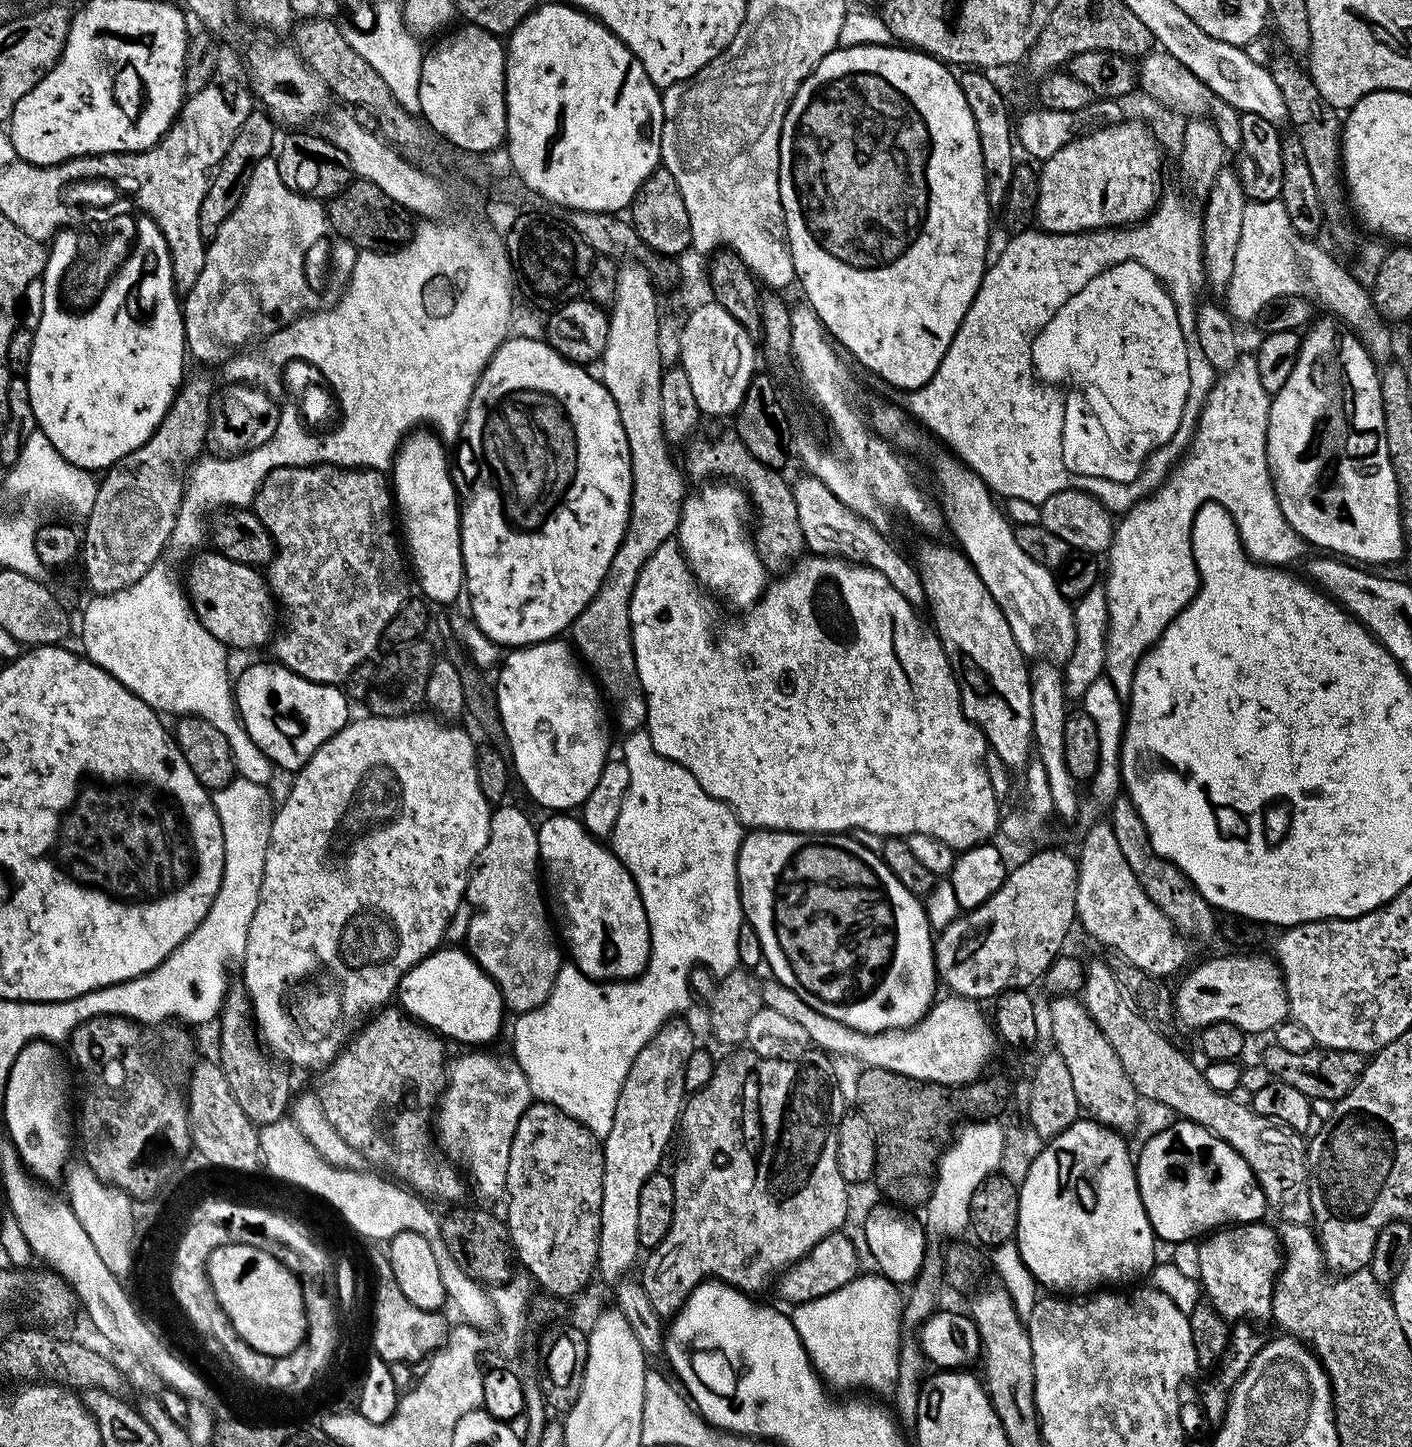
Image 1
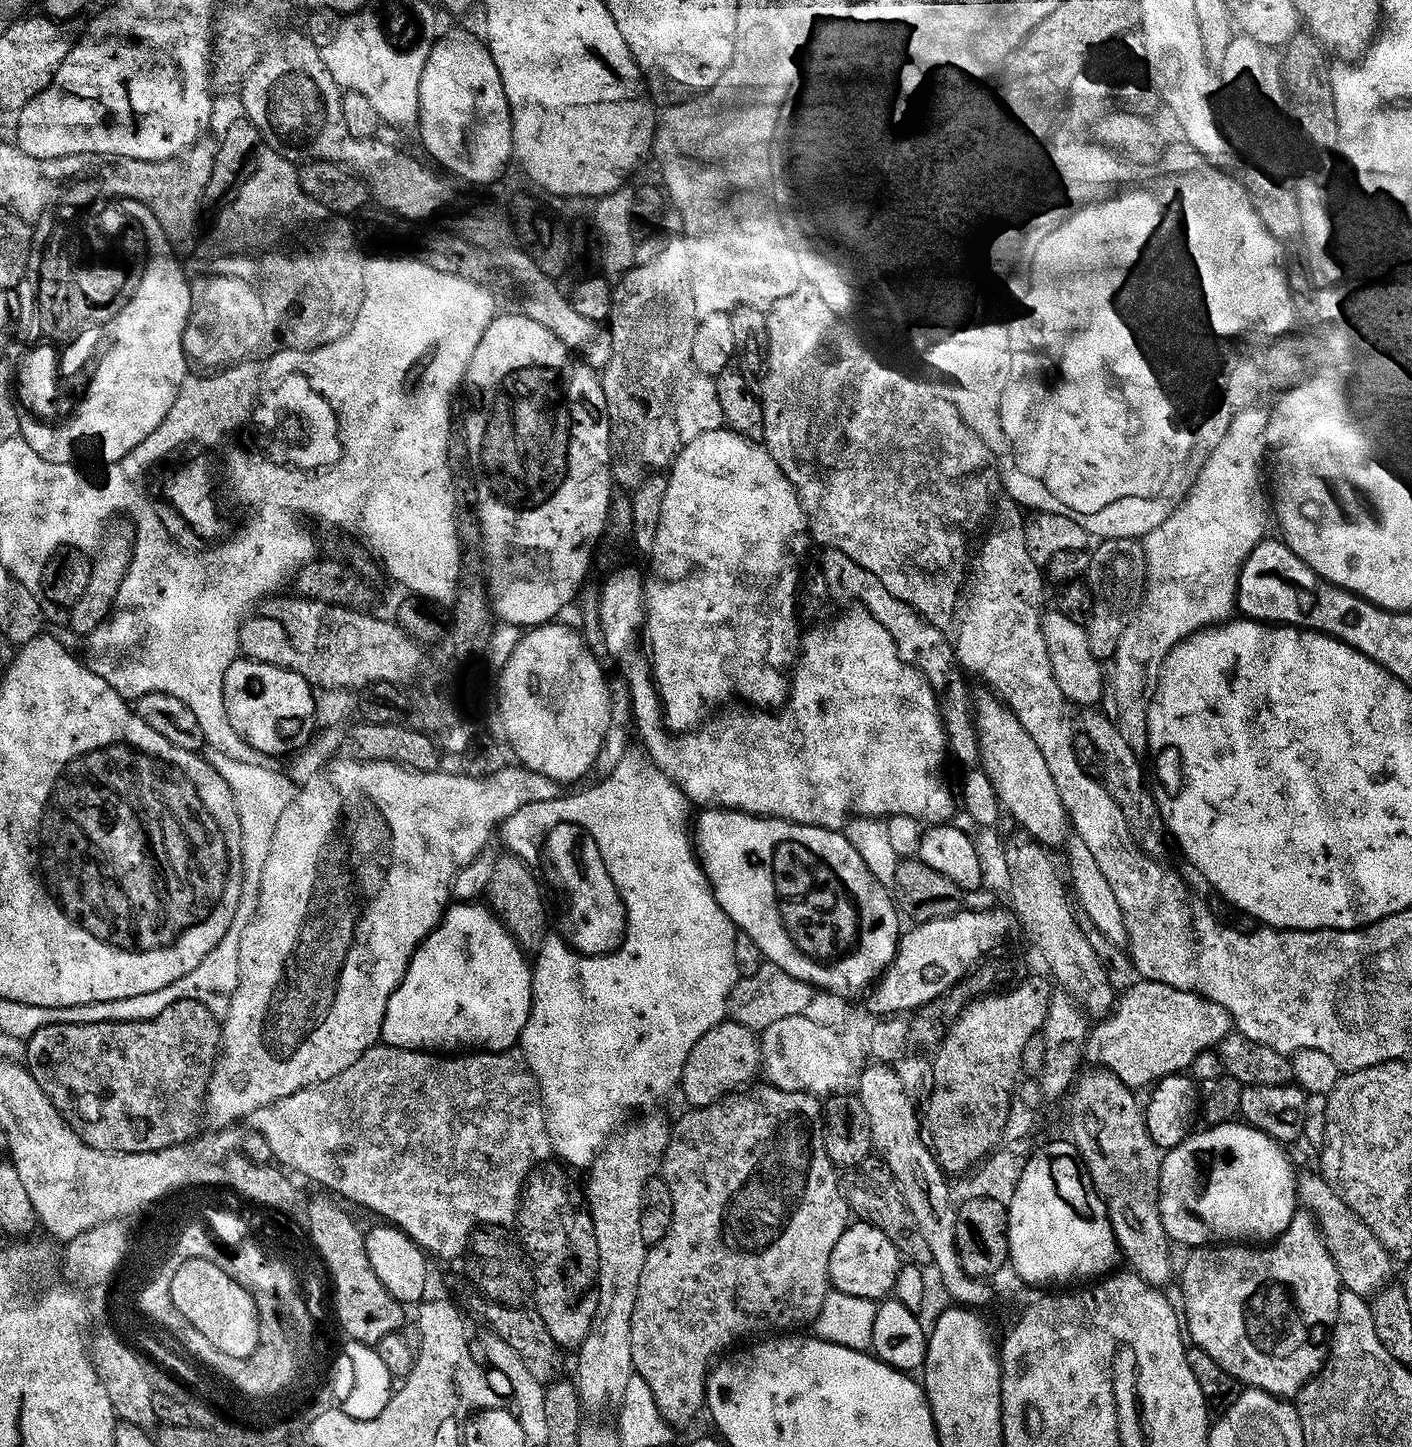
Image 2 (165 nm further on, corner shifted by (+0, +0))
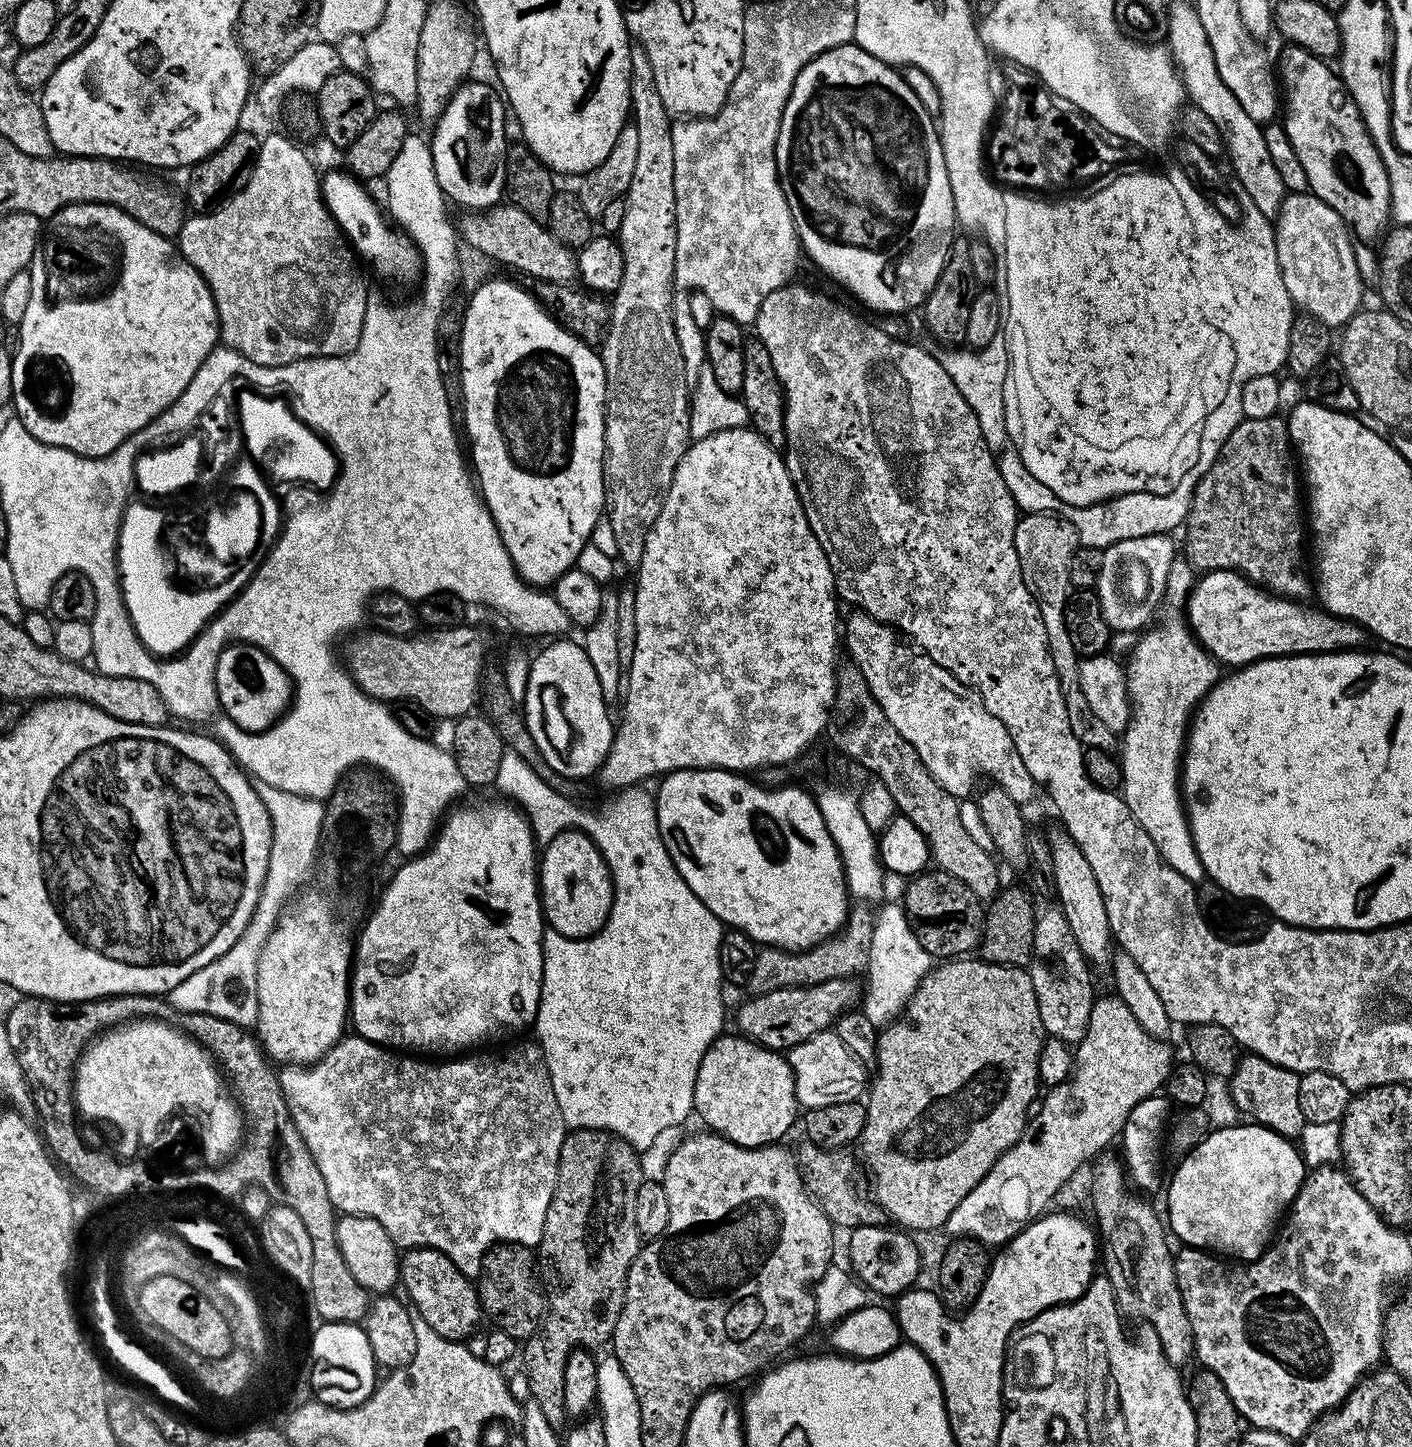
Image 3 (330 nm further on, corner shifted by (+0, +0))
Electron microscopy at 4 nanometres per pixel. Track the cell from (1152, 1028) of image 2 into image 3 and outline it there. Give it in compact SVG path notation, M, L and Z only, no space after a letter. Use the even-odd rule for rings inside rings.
M1115 994L1102 995L1090 1010L1090 1022L1085 1037L1074 1048L1072 1076L1066 1082L1047 1089L1043 1097L1042 1114L1029 1119L1027 1128L1018 1142L994 1164L990 1174L950 1210L942 1232L945 1237L968 1237L980 1241L985 1246L1003 1246L1018 1235L1025 1224L1045 1215L1048 1203L1064 1188L1064 1183L1083 1166L1095 1161L1105 1151L1112 1139L1124 1131L1130 1110L1138 1106L1147 1096L1157 1095L1165 1087L1165 1080L1174 1067L1172 1052L1164 1045L1163 1039L1152 1036L1138 1024L1138 1018L1130 1014L1120 997Z

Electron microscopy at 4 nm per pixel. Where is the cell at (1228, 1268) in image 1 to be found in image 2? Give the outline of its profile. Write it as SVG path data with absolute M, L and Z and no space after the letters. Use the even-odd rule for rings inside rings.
M1298 1210L1292 1215L1290 1226L1281 1236L1277 1236L1267 1246L1196 1246L1191 1249L1186 1261L1186 1268L1178 1276L1178 1287L1182 1294L1184 1311L1182 1324L1186 1329L1186 1336L1195 1347L1201 1348L1218 1364L1222 1371L1233 1381L1241 1380L1241 1385L1250 1388L1260 1388L1272 1396L1281 1398L1295 1397L1301 1386L1316 1375L1316 1372L1324 1364L1326 1345L1330 1339L1330 1329L1336 1320L1338 1302L1342 1285L1340 1275L1334 1266L1334 1258L1326 1250L1324 1240L1320 1236L1320 1229L1316 1227L1316 1219L1310 1213Z

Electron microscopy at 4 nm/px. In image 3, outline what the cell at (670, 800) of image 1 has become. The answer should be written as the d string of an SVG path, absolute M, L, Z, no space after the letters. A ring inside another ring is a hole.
M504 751L502 763L498 766L498 778L495 787L500 788L499 795L507 798L517 805L521 812L528 818L532 827L532 835L536 837L537 845L549 844L559 832L579 830L596 843L596 849L604 855L608 869L612 875L612 909L608 920L599 932L587 936L584 940L566 940L562 936L548 934L544 937L544 977L540 987L540 1005L536 1011L534 1025L535 1039L540 1049L544 1051L546 1066L550 1070L550 1082L554 1082L554 1098L558 1098L558 1110L562 1110L562 1118L569 1129L597 1128L603 1132L613 1132L618 1138L626 1141L631 1148L643 1150L650 1146L650 1142L663 1129L670 1126L681 1127L687 1116L693 1115L692 1103L694 1102L694 1082L698 1075L698 1068L702 1063L703 1055L710 1050L710 1046L725 1031L724 1028L724 992L720 987L725 987L726 981L720 969L720 940L724 937L725 929L719 918L711 912L705 904L686 886L682 874L674 866L668 848L662 842L658 830L656 817L656 802L651 795L643 792L643 787L633 786L615 793L613 800L608 800L597 812L588 808L579 808L572 800L567 800L564 792L555 792L526 766L524 759L518 754Z

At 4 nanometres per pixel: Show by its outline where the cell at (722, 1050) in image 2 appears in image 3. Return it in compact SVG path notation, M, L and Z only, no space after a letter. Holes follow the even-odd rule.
M722 1034L703 1055L694 1082L693 1113L705 1123L711 1131L724 1136L727 1140L743 1148L761 1148L767 1144L779 1143L782 1136L798 1118L794 1076L785 1055L754 1043L748 1037L739 1034Z

